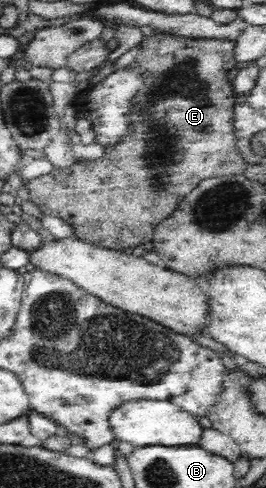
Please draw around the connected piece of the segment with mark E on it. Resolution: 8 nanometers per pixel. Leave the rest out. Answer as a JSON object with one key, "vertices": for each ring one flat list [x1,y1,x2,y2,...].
{"vertices":[[154,30,154,33,144,36,142,45,138,49,138,55,133,61,133,69,141,79,141,86,135,91,135,94,129,99,129,112,125,115,127,126,125,134,113,144,106,144,103,147,103,156,99,158,82,158,74,159,69,166,56,167,53,166,52,171,32,179,28,183,27,189,30,193,30,199,38,205,38,209,44,215,58,217,63,219,67,225,71,226,71,231,74,233,74,238,96,245,98,247,106,247,116,251,123,251,129,247,134,250,138,245,149,247,154,234,154,230,162,221,168,217,181,202,181,199,192,191,199,181,209,178,210,176,221,175,240,175,245,173,245,169,249,164,243,160,236,147,234,137,234,126,232,118,232,107,234,101,234,88,232,81,228,79,229,71,236,65,233,49,234,41,224,39,190,39,186,37,176,37,171,33,160,32]]}

